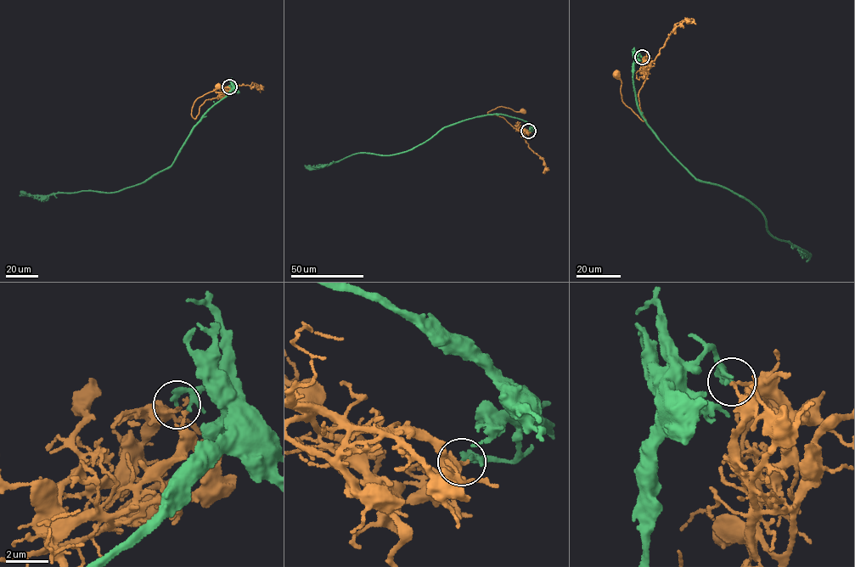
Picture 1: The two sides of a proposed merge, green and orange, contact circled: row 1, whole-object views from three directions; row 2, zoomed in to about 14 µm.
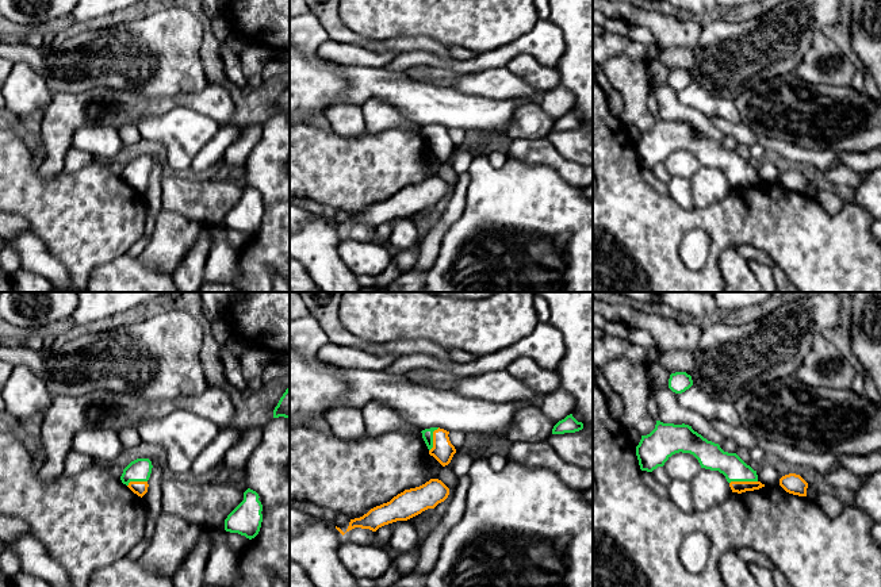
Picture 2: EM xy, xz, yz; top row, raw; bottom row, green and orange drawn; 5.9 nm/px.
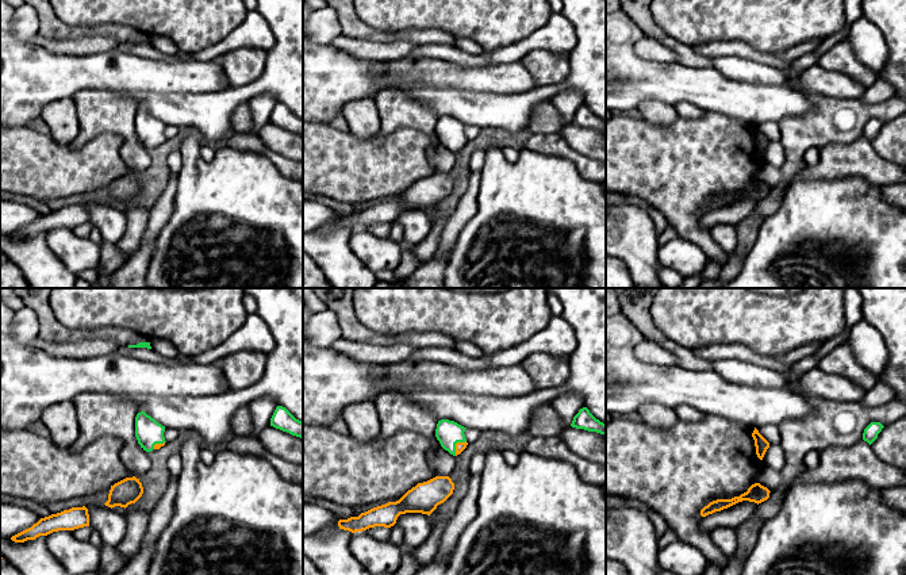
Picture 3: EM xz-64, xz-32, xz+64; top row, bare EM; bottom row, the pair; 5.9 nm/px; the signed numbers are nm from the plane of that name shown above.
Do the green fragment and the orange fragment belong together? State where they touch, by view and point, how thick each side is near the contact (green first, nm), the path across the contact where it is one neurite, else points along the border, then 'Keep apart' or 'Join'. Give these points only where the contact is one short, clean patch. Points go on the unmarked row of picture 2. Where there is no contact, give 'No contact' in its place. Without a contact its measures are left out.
Touches green at yz (743, 177). Thickness 160 nm (green) against 70 nm. Keep apart

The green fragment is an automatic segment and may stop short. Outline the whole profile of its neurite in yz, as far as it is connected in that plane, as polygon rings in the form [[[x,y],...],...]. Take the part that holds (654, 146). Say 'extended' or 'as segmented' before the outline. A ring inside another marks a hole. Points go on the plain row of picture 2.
as segmented | [[[656,118],[655,126],[641,133],[636,153],[641,168],[652,169],[675,150],[693,151],[701,165],[719,168],[728,180],[758,179],[756,168],[736,150],[724,149],[719,141],[708,138],[689,122],[663,120]]]

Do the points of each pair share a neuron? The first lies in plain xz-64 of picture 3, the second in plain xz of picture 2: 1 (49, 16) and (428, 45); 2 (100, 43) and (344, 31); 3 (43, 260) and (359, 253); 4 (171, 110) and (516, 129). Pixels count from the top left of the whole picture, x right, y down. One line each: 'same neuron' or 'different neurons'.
1: same neuron
2: different neurons
3: different neurons
4: different neurons

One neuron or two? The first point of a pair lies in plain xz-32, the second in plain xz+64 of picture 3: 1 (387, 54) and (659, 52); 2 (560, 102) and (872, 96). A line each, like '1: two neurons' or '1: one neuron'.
1: one neuron
2: one neuron

